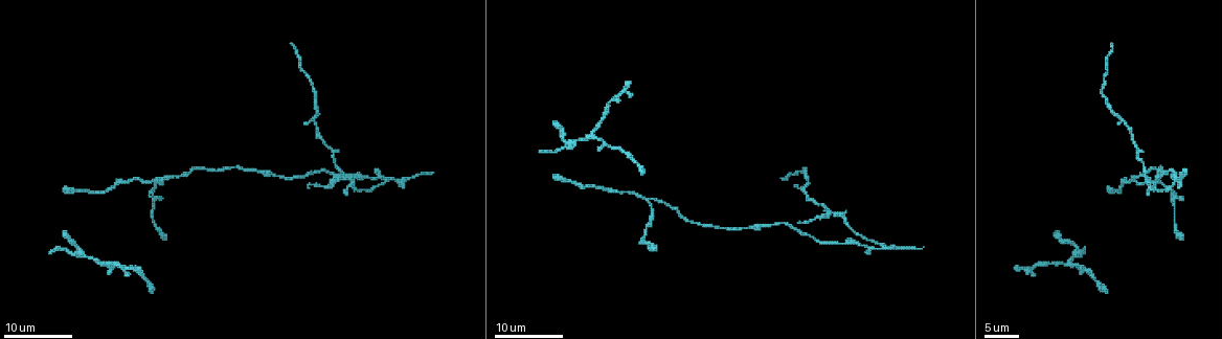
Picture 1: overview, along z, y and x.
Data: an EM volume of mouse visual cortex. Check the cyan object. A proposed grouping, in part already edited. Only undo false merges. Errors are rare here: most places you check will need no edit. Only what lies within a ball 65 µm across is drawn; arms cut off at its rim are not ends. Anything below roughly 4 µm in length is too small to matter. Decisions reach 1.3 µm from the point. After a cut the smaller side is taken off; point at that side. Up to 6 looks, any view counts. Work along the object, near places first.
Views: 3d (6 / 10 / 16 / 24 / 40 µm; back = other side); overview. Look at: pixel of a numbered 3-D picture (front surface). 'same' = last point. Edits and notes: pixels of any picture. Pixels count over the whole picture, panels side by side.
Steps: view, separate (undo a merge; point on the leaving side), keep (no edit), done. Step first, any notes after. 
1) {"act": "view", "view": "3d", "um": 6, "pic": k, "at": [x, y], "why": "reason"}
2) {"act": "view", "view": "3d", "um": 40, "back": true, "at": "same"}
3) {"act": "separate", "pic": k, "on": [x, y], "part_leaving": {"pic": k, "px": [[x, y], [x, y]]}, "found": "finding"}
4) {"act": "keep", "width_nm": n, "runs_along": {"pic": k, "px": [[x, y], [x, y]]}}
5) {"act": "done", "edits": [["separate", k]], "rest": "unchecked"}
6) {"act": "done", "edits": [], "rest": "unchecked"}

{"act": "view", "view": "3d", "um": 16, "pic": 1, "at": [609, 105], "why": "sudden change in width"}

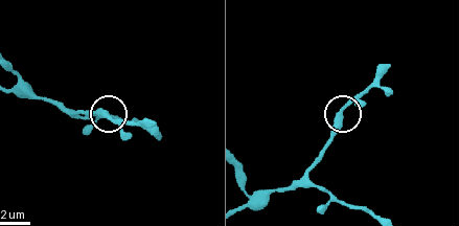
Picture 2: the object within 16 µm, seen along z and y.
{"act": "view", "view": "3d", "um": 6, "pic": 2, "at": [109, 119]}

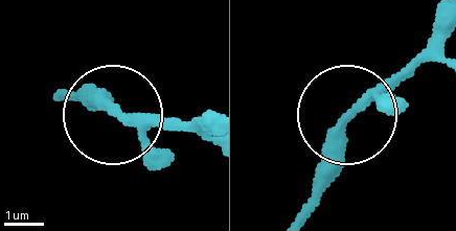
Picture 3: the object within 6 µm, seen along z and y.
{"act": "keep", "found": "all the same cell"}

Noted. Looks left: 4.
{"act": "view", "view": "3d", "um": 24, "pic": 1, "at": [593, 136], "why": "three arms meet"}

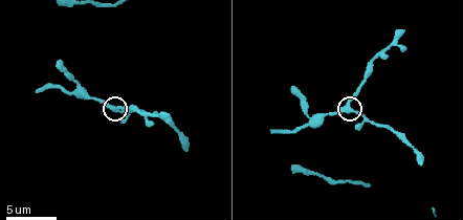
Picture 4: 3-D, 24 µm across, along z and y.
{"act": "view", "view": "3d", "um": 6, "pic": 4, "at": [346, 104]}

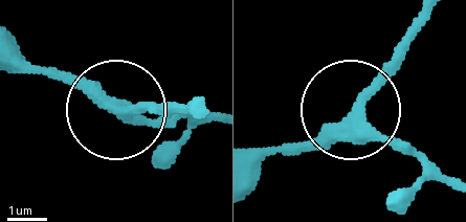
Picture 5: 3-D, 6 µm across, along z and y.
{"act": "keep", "width_nm": 300, "found": "one cell here"}

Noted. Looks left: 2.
{"act": "view", "view": "3d", "um": 24, "pic": 1, "at": [396, 178], "why": "side arm on a straight run"}

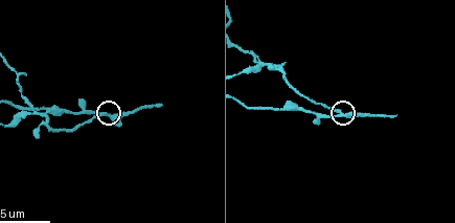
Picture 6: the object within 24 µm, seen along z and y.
{"act": "view", "view": "3d", "um": 6, "pic": 6, "at": [342, 111]}

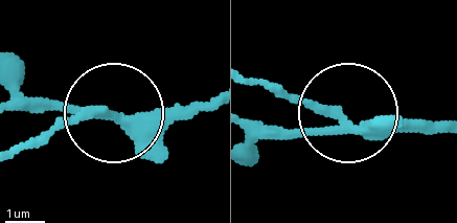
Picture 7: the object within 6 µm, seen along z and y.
{"act": "separate", "pic": 7, "on": [56, 123], "part_leaving": {"pic": 7, "px": [[111, 115], [14, 149]]}, "found": "a second cell is stuck on"}

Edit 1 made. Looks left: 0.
{"act": "done", "edits": [["separate", 7]], "rest": "unchecked"}

